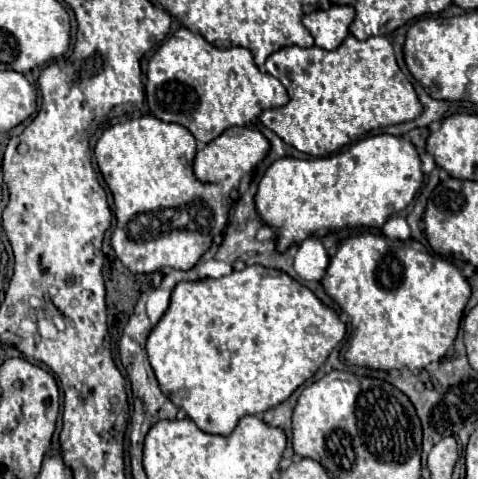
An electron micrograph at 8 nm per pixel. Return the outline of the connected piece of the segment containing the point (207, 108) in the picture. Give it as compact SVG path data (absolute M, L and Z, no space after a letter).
M179 28L155 50L147 64L145 100L155 118L181 124L199 144L207 144L231 126L249 126L267 108L285 106L289 96L277 78L255 66L247 48L219 50L201 34Z

